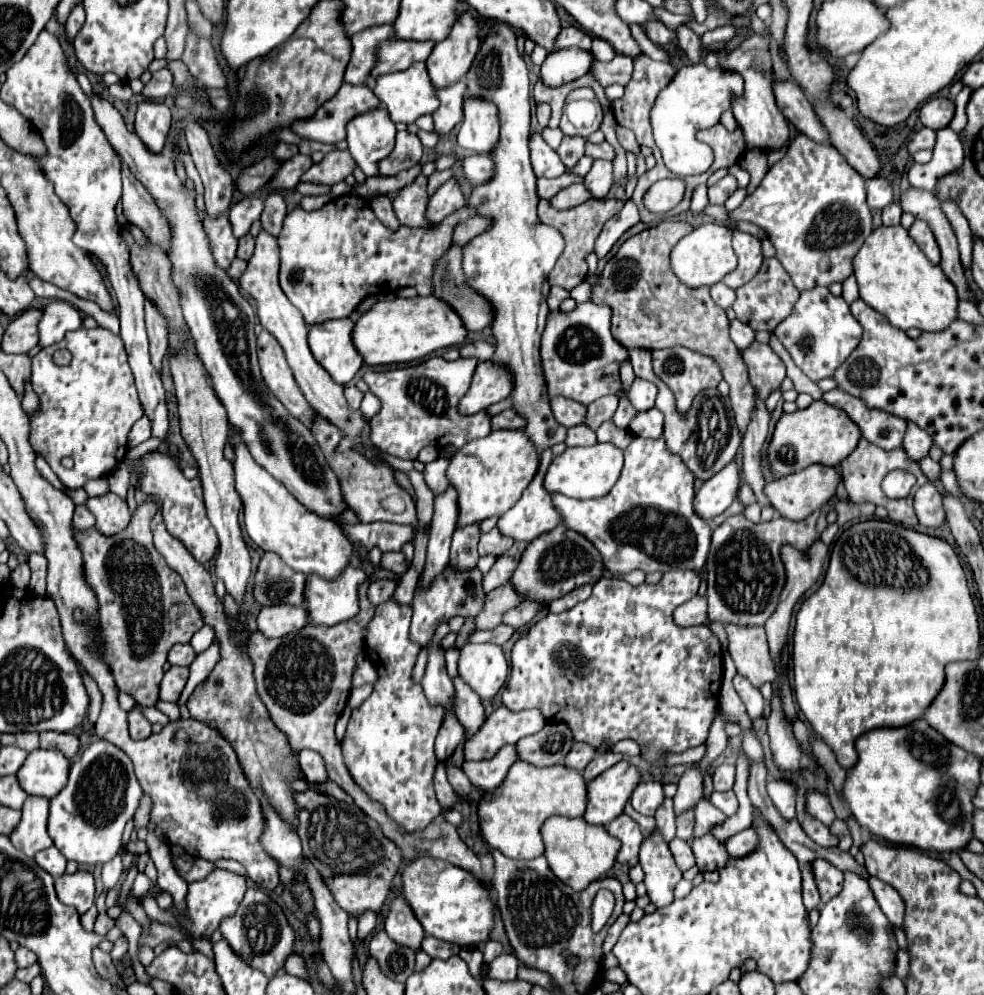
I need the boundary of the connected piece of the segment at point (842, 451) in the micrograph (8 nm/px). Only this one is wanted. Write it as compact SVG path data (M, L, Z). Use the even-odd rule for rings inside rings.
M814 401L808 409L798 409L796 413L784 413L778 419L766 449L766 461L774 477L798 473L814 463L834 467L856 449L858 439L860 429L856 429L856 423L852 423L842 409L834 409L824 401Z

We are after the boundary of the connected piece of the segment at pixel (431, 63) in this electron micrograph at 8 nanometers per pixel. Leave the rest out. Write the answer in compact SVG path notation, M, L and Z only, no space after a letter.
M460 13L450 35L436 43L430 57L426 59L430 79L434 87L444 87L456 83L470 69L476 49L480 47L480 27L478 21L468 13Z

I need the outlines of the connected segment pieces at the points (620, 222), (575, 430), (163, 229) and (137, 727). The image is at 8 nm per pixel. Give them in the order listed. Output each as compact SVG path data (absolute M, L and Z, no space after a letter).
M626 201L626 205L622 207L622 211L618 215L614 215L602 229L602 233L598 235L596 239L596 255L598 257L604 257L612 245L620 239L620 235L624 231L628 231L632 225L636 225L640 221L640 215L638 215L638 207L632 203L632 201Z
M576 425L568 429L568 437L566 437L568 447L586 447L586 445L596 445L596 443L598 443L596 433L588 425Z
M122 163L122 205L124 215L130 223L138 225L146 237L152 237L158 245L162 245L164 251L168 251L168 223L164 221L164 215L160 209L156 209L156 201L152 201L152 195L140 185L140 181L130 173L128 165Z
M132 709L128 713L128 727L130 727L130 737L132 739L146 739L152 733L150 721L144 719L138 709Z

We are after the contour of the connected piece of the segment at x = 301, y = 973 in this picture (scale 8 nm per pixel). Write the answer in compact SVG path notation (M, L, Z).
M292 951L288 955L288 959L284 961L284 969L288 975L296 975L300 979L308 979L308 967L306 967L306 959L302 955L298 955L296 951Z

